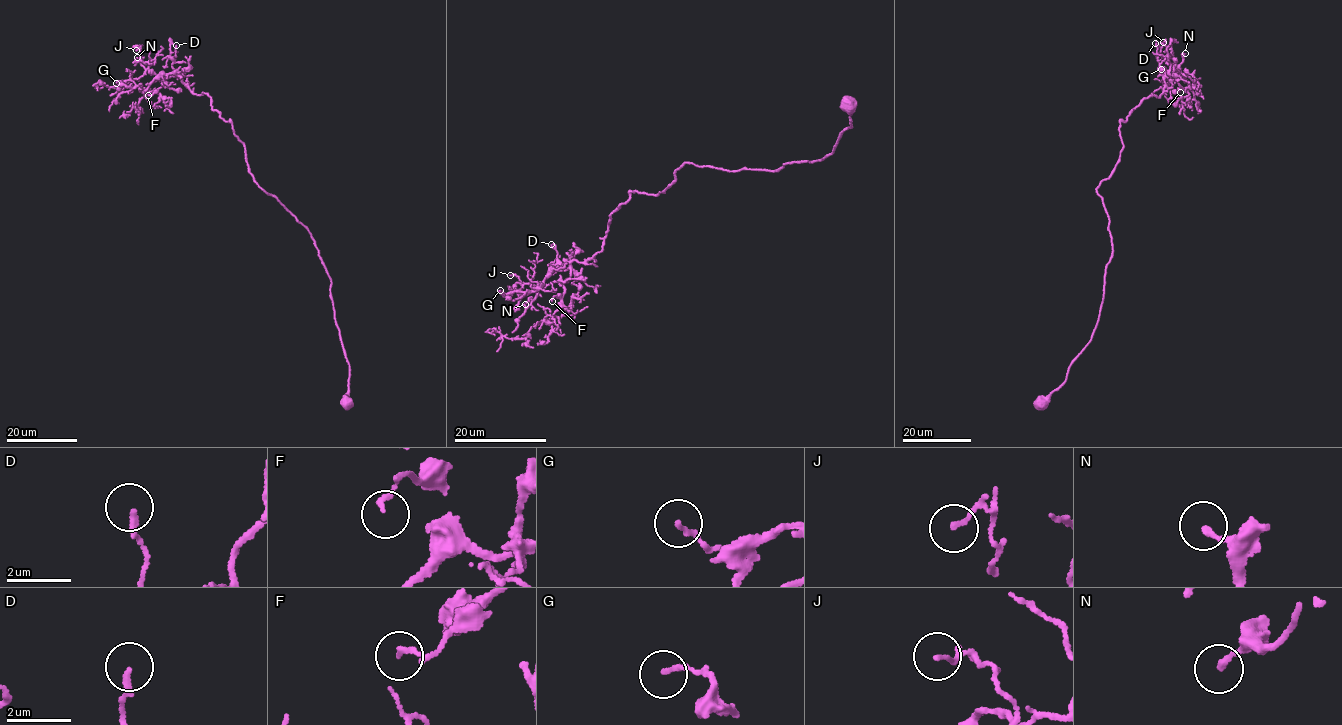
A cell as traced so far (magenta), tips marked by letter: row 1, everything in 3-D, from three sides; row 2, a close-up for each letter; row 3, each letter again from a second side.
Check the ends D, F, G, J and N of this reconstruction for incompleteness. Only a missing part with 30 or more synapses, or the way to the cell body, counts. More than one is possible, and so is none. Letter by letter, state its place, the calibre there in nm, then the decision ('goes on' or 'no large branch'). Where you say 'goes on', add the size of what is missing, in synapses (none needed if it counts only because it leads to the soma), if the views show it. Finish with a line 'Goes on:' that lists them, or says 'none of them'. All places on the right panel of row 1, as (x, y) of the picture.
D: at (1155, 43); 190 nm thick; no large branch
F: at (1180, 92); 150 nm thick; no large branch
G: at (1161, 69); 140 nm thick; no large branch
J: at (1163, 42); 130 nm thick; no large branch
N: at (1185, 53); 150 nm thick; no large branch
Goes on: none of them

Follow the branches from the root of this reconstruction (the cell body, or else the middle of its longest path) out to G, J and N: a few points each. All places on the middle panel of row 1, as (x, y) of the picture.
G: (846, 102), (851, 126), (824, 158), (687, 162), (662, 192), (630, 192), (593, 257), (500, 290)
J: (846, 102), (851, 126), (824, 158), (687, 162), (662, 192), (630, 192), (569, 278), (510, 275)
N: (846, 102), (851, 126), (819, 160), (772, 171), (687, 162), (662, 192), (631, 191), (600, 251), (525, 304)

